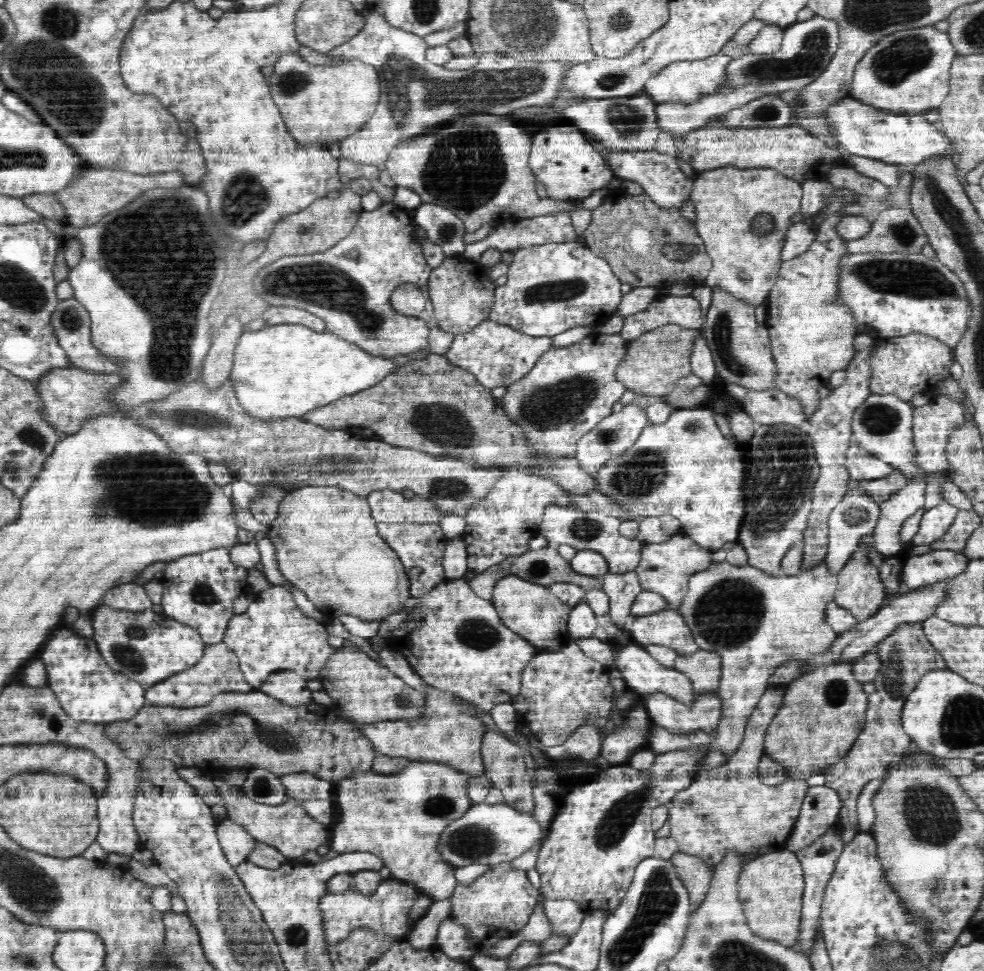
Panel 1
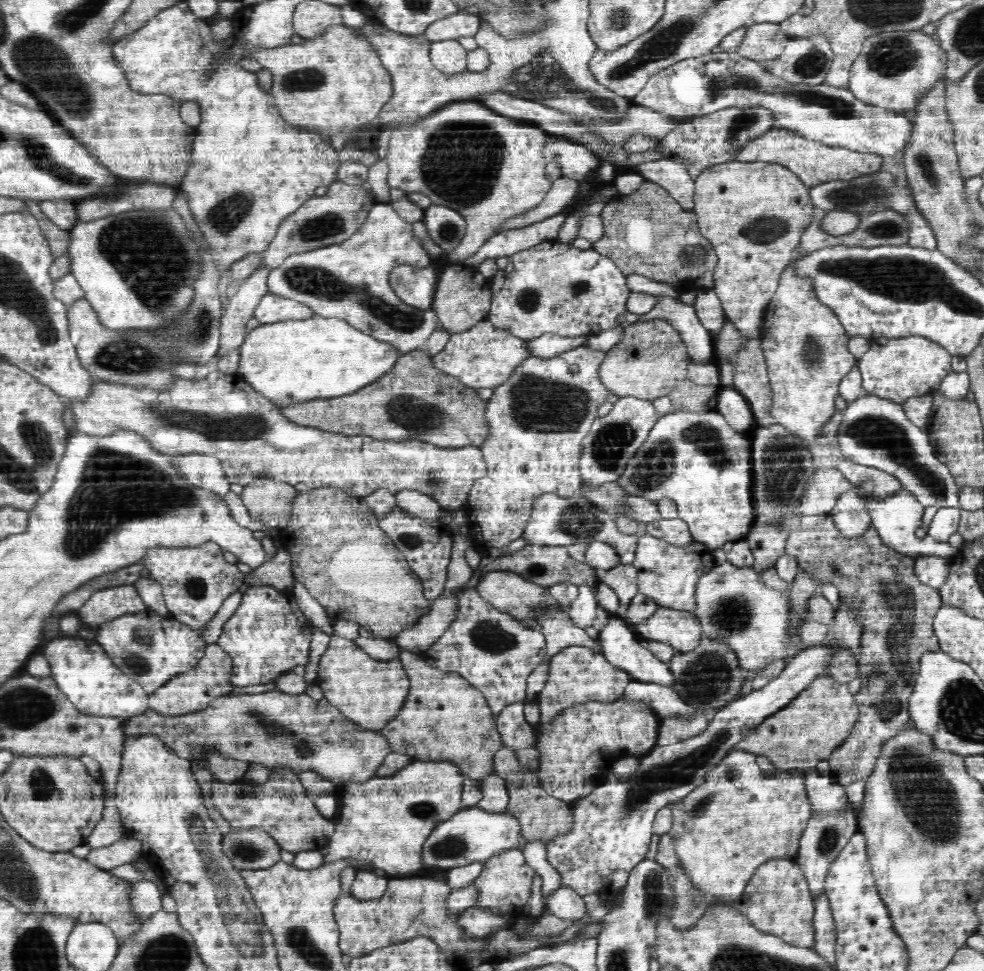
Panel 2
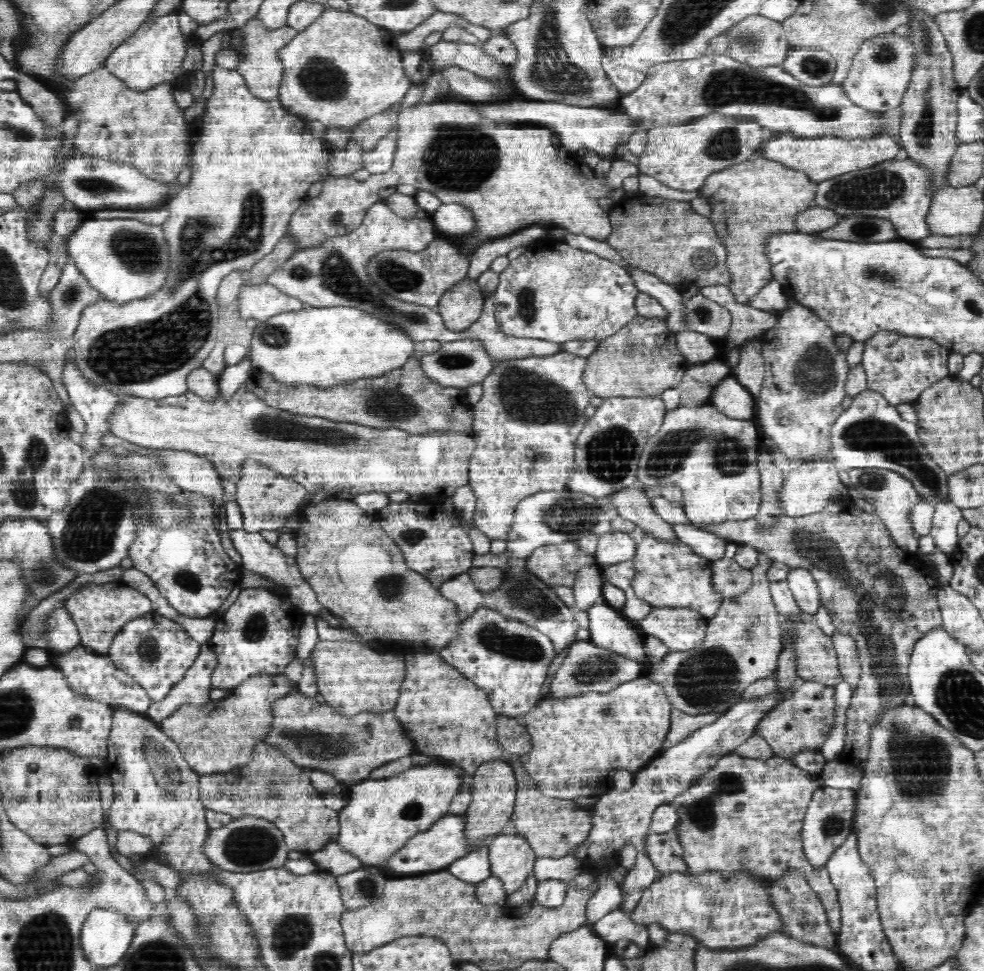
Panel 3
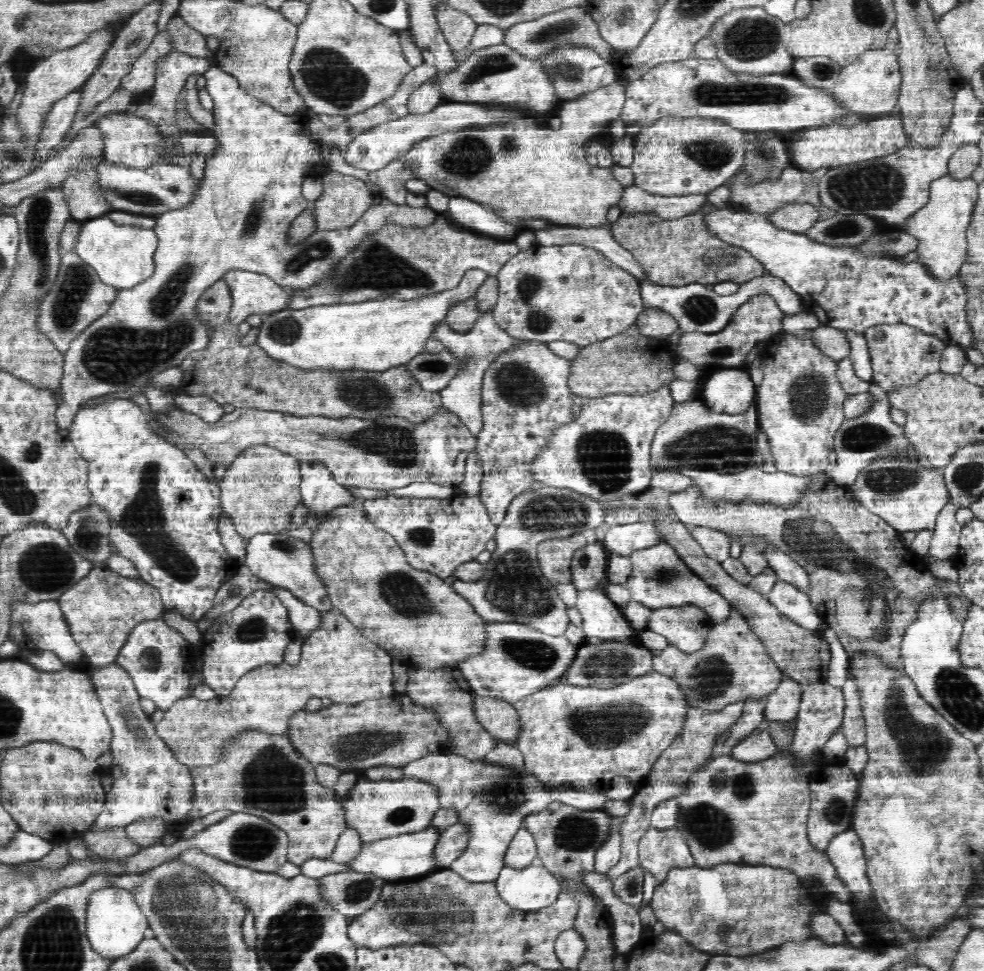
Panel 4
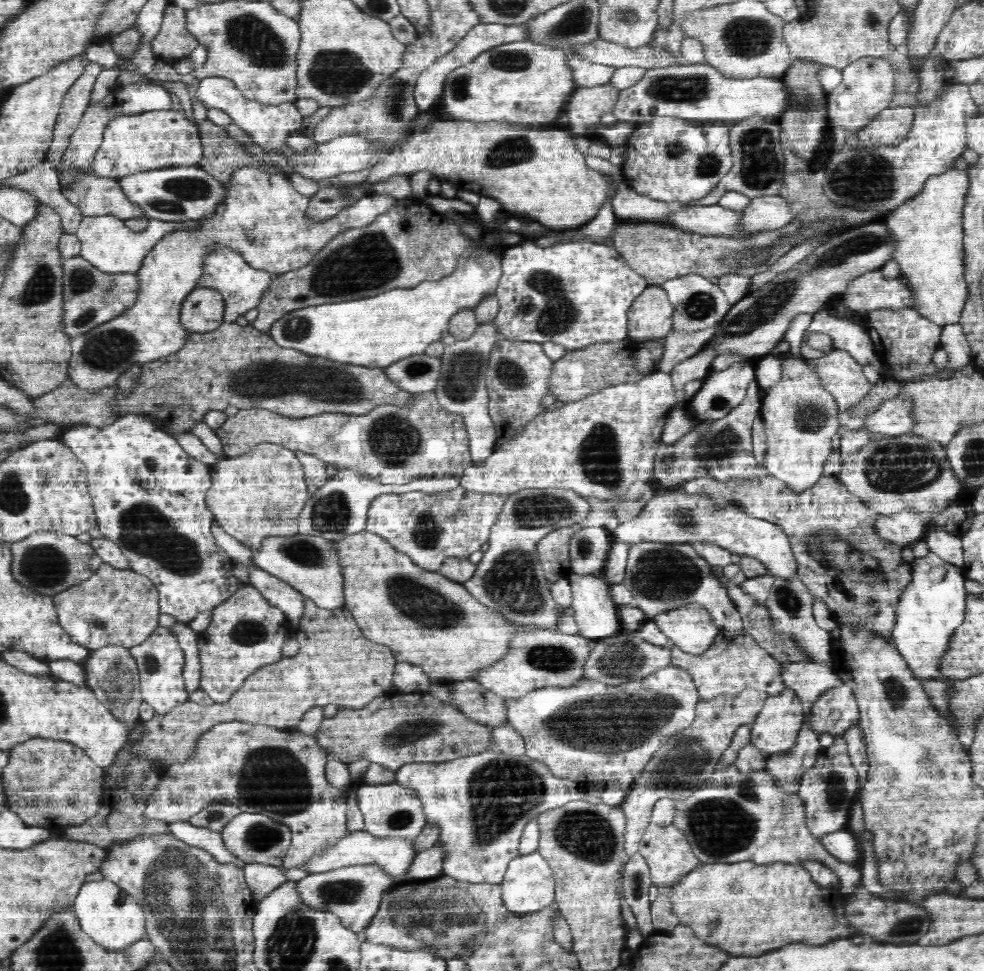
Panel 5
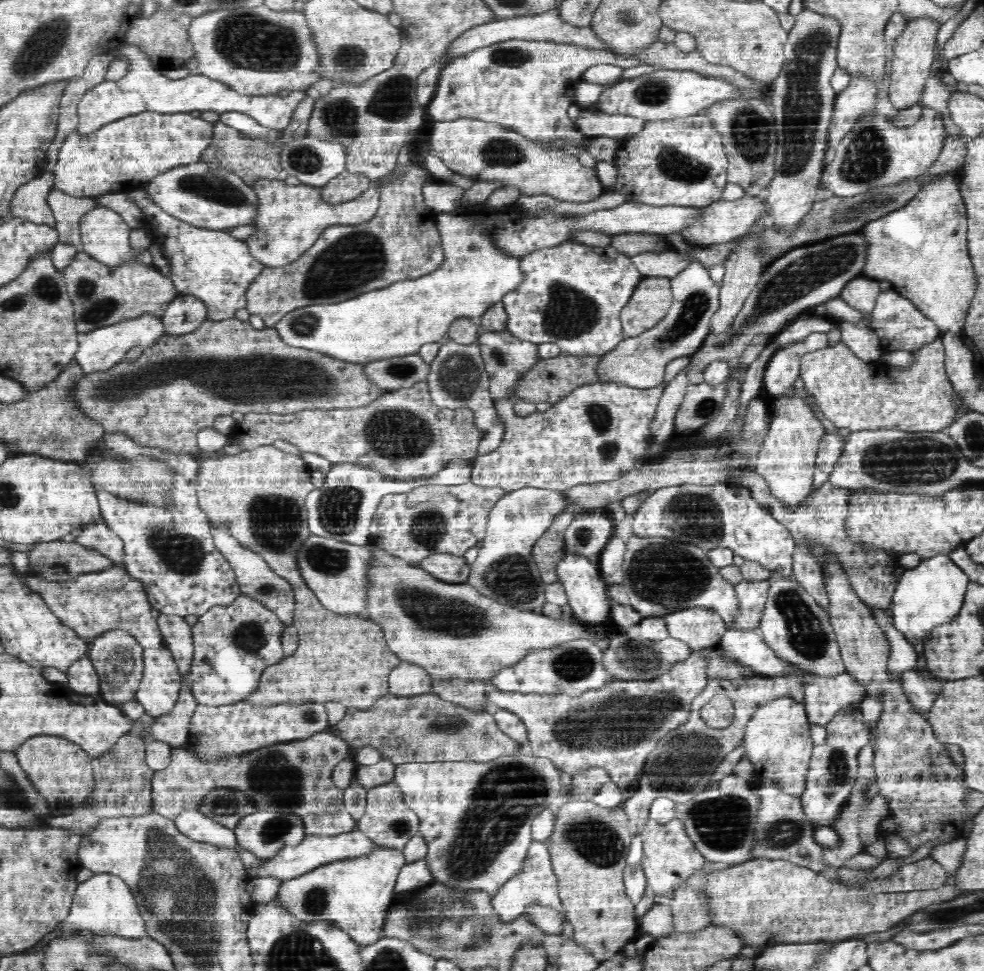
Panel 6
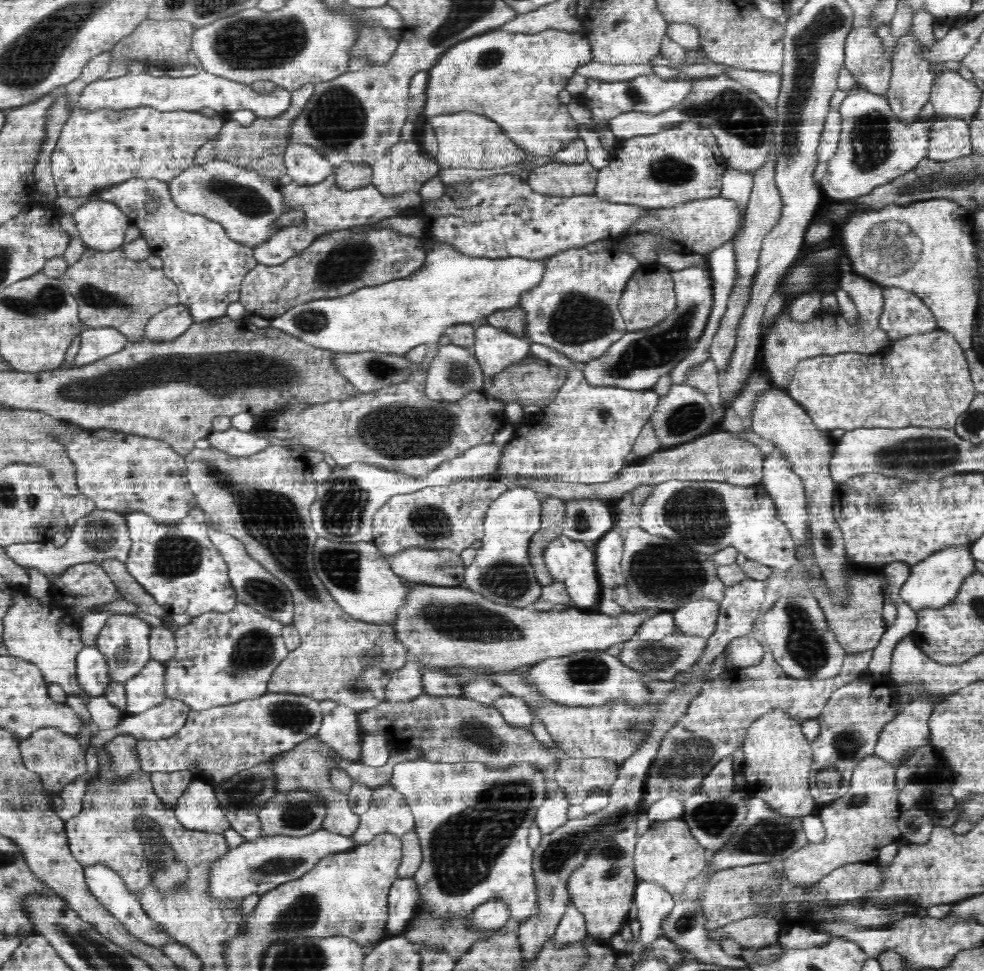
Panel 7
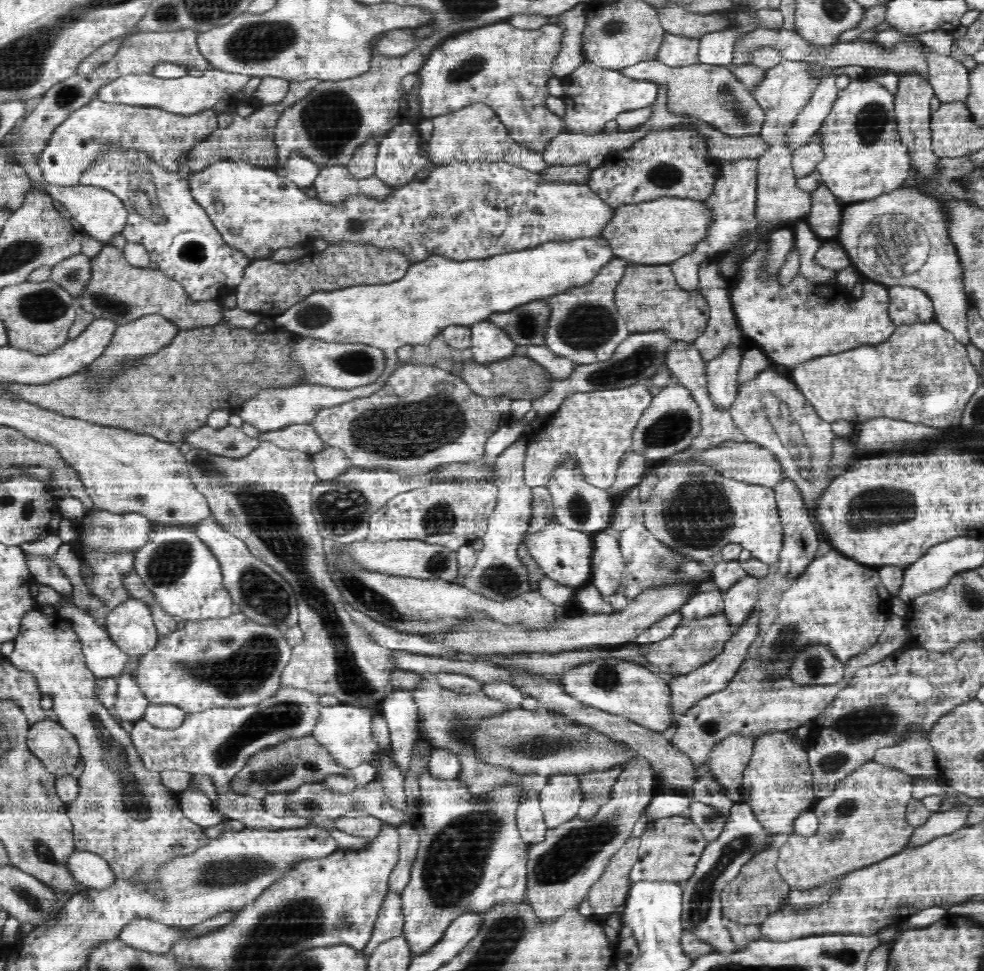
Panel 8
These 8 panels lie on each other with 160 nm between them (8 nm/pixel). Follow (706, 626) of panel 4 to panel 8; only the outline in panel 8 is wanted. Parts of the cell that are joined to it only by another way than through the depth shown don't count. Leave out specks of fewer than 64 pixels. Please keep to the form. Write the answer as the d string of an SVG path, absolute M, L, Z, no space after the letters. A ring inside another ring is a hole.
M704 588L691 596L680 608L684 622L723 614L724 601L718 588Z

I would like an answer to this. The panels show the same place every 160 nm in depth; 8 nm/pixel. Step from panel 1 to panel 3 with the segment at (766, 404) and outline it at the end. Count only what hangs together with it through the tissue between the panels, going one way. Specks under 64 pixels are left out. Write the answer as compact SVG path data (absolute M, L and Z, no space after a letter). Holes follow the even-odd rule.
M755 155L710 175L698 191L711 208L707 219L729 250L729 270L733 279L727 286L736 301L750 306L760 290L774 280L770 260L763 250L766 238L771 233L798 231L794 218L798 212L810 208L812 200L815 200L816 184L812 184L809 176L802 171ZM750 338L743 342L739 362L732 369L731 375L736 377L738 382L750 392L756 404L759 402L765 372L762 343L759 338Z

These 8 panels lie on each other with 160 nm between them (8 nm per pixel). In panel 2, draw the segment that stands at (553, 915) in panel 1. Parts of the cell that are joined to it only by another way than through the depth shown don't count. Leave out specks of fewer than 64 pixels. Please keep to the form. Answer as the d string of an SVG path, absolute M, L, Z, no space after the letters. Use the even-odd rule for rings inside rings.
M564 886L554 890L548 898L548 911L554 916L564 920L577 921L587 916L586 903L584 897L580 896L575 890Z

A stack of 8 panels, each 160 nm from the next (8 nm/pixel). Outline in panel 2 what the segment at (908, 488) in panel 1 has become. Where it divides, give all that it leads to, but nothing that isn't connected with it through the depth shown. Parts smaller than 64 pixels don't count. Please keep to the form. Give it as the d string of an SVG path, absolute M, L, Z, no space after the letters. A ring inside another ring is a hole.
M903 488L896 494L889 495L888 498L874 498L862 501L864 501L866 512L873 522L873 527L878 530L878 535L886 547L913 558L929 555L952 559L959 551L959 548L951 546L948 542L935 541L930 536L926 536L924 539L915 536L916 529L922 524L925 506L909 490Z

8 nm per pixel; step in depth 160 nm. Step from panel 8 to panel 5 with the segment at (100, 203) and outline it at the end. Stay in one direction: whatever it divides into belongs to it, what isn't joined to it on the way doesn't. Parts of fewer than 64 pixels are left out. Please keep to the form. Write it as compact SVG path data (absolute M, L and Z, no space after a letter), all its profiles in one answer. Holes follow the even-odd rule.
M86 216L80 222L75 235L78 236L81 242L80 257L88 260L94 267L106 274L123 274L134 273L136 275L140 270L142 263L146 256L152 251L154 245L168 232L175 231L176 229L194 229L198 230L200 225L196 221L185 221L184 223L177 224L176 222L166 222L163 220L149 219L147 229L142 232L134 232L130 230L124 221L118 219L116 216Z

